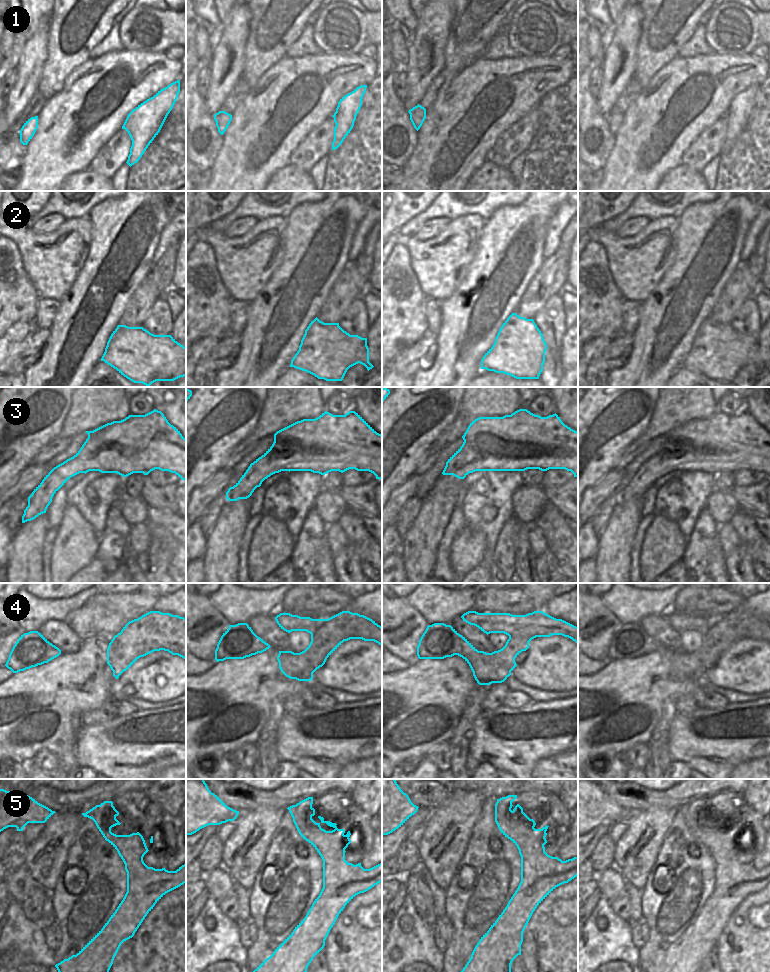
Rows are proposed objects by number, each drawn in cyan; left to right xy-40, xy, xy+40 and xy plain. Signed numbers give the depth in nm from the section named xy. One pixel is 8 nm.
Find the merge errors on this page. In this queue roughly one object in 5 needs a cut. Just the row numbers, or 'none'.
4

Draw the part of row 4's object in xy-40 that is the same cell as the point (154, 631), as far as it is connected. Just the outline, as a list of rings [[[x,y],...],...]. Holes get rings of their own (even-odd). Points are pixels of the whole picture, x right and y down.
[[[150,611],[138,619],[129,621],[120,633],[113,637],[119,640],[123,650],[111,662],[115,666],[113,676],[119,676],[129,669],[140,657],[144,657],[154,651],[168,651],[172,655],[178,655],[186,659],[186,618],[160,611]]]

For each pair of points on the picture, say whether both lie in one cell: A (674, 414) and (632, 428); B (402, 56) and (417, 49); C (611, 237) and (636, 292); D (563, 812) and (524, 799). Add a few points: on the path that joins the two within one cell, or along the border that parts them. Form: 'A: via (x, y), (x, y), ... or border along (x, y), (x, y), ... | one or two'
A: border along (657, 401), (646, 429), (639, 436) | two
B: border along (408, 47), (408, 59), (403, 68) | two
C: via (620, 251), (636, 267), (636, 278) | one
D: via (554, 802), (547, 796), (534, 797) | one

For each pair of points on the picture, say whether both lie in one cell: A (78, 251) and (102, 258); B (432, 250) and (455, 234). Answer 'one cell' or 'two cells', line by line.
A: two cells
B: one cell

